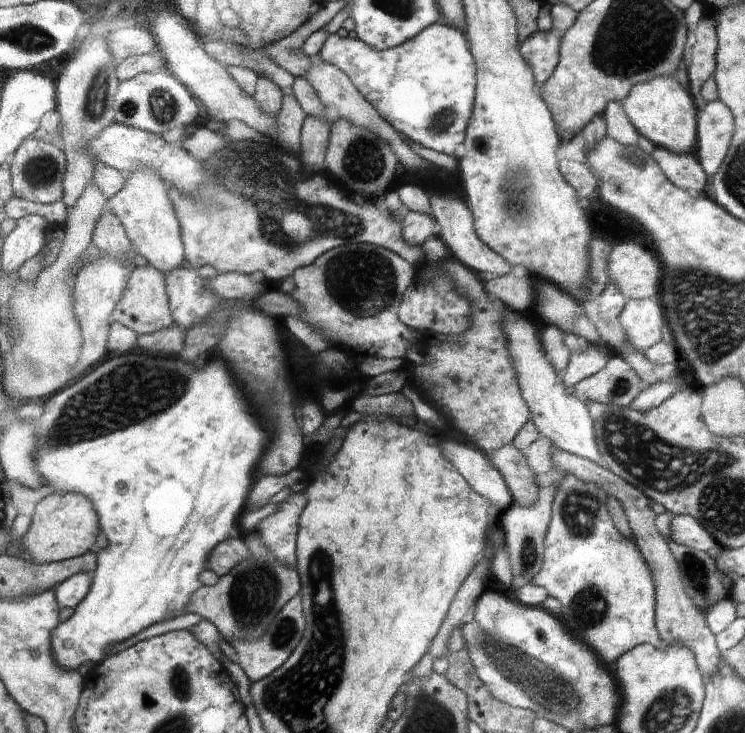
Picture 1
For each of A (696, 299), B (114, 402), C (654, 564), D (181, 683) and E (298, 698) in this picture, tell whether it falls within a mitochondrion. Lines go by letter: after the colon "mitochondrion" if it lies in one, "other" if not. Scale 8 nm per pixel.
A: mitochondrion
B: mitochondrion
C: other
D: mitochondrion
E: mitochondrion

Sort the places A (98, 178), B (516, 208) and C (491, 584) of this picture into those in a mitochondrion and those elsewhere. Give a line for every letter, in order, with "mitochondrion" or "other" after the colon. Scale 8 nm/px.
A: other
B: mitochondrion
C: other

